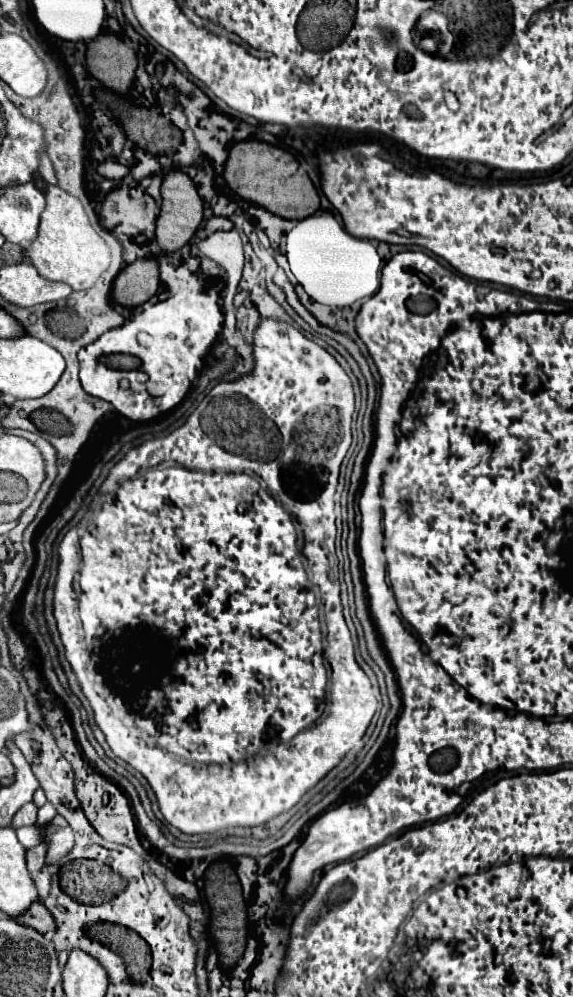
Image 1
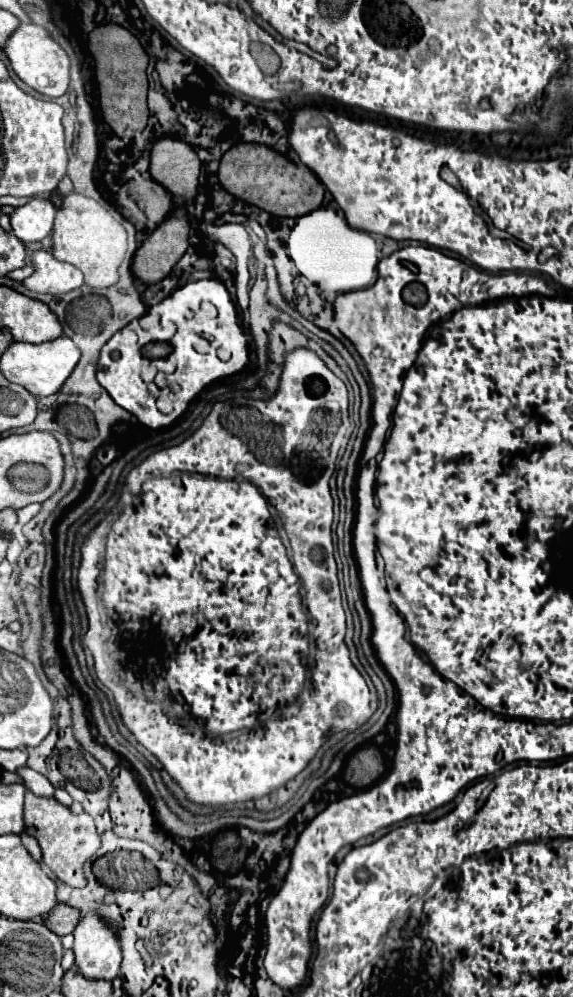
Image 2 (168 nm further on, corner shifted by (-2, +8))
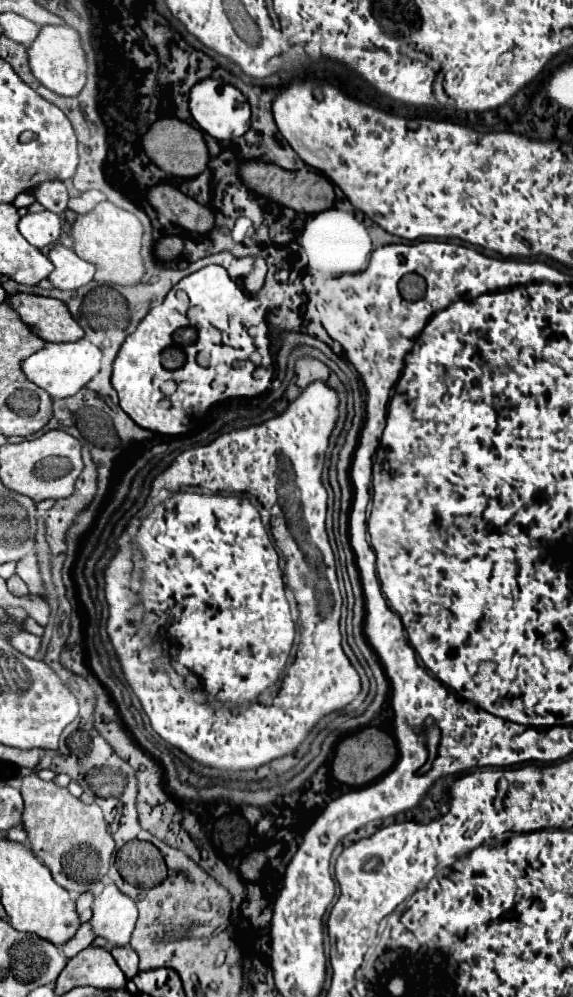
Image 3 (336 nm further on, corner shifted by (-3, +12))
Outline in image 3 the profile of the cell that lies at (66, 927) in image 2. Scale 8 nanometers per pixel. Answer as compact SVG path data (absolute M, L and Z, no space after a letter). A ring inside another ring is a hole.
M90 892L82 894L82 896L76 900L76 910L78 910L82 922L88 922L90 916L92 916L92 900L94 900L94 896L92 896Z

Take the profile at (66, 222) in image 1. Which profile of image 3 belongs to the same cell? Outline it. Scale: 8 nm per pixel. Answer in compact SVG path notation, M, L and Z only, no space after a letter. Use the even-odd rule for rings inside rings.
M100 202L96 210L90 214L78 216L72 224L72 238L74 238L74 252L84 258L86 262L94 264L96 280L120 286L136 286L140 284L146 268L140 254L142 248L144 226L142 222L128 210L118 208L112 202Z

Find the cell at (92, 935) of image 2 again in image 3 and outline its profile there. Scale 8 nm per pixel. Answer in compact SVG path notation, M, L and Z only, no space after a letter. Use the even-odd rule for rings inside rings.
M116 884L104 886L94 898L92 926L96 936L104 936L112 946L124 946L130 942L130 934L136 926L138 910L132 898L122 894Z

